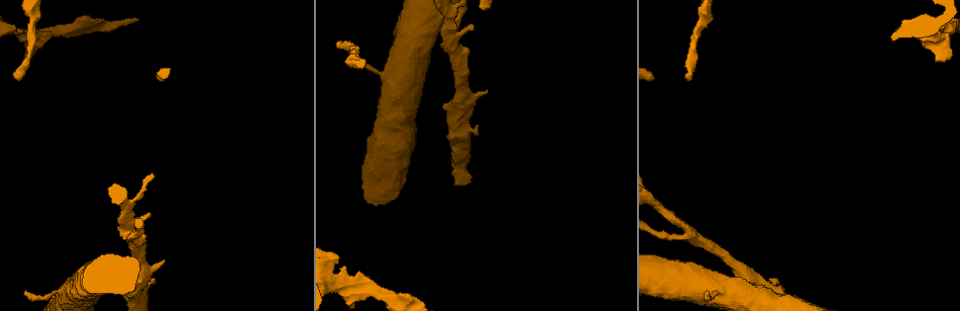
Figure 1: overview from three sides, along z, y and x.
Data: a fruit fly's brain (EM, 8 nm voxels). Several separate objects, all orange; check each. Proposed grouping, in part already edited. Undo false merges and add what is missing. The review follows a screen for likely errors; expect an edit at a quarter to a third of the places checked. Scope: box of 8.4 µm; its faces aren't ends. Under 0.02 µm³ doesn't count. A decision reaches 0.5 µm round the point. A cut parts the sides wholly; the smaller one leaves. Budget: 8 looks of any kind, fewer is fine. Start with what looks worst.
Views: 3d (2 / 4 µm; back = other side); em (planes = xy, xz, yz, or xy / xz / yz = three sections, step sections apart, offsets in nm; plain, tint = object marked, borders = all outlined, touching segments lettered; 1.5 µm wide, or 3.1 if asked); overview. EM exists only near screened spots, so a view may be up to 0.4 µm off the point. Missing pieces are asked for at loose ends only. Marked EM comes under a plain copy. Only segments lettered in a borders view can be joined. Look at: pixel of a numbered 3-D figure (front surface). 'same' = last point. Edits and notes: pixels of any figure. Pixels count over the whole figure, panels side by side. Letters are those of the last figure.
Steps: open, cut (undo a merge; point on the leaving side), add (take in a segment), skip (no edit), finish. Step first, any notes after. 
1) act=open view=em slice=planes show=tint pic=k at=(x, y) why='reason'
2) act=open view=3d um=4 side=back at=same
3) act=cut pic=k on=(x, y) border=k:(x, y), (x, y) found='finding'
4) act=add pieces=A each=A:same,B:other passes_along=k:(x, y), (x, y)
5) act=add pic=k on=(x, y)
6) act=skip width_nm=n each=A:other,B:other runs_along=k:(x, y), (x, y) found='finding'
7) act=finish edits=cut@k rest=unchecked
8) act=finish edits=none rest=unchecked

act=open view=3d um=4 pic=1 at=(688, 77) why='long arm stops here'

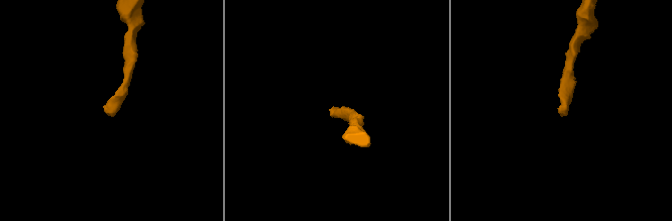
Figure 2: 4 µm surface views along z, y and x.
act=open view=em slice=yz step=8 show=borders pic=2 at=(560, 112) why='now the EM'

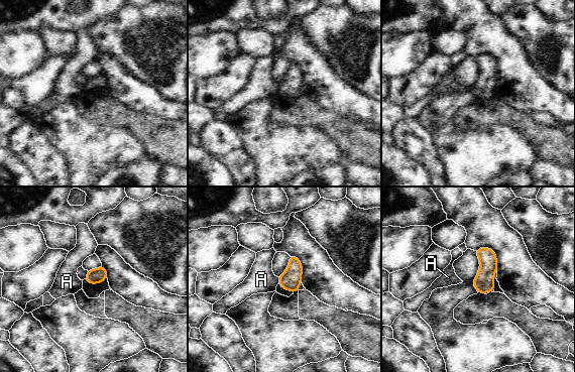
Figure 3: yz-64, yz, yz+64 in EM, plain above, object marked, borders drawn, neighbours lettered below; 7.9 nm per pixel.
act=open view=em slice=planes show=borders at=same

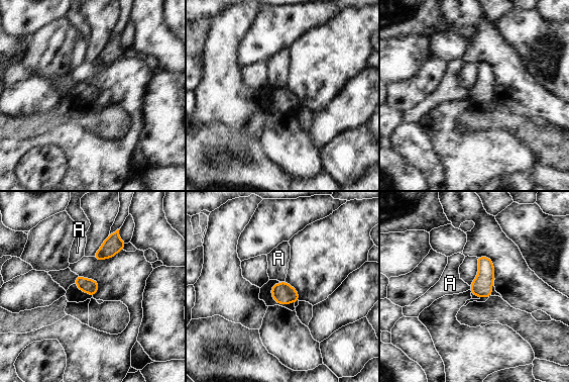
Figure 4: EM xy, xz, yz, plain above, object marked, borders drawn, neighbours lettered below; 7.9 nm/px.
act=skip each=A:other border=4:(280, 281), (285, 282) found='none of them fits'

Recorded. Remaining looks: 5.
act=open view=3d um=4 pic=1 at=(688, 232) why='a fork'

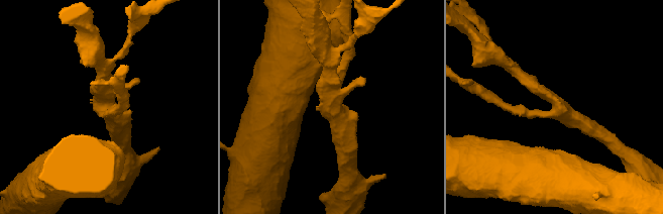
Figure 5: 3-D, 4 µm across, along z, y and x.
act=open view=em slice=planes show=tint pic=5 at=(557, 106)

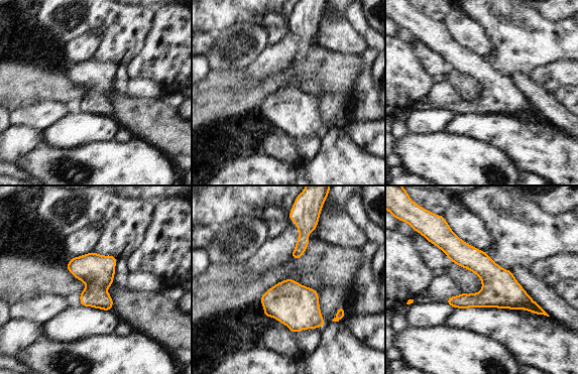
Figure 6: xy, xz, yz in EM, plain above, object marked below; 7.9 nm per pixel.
act=open view=em slice=planes show=borders at=same

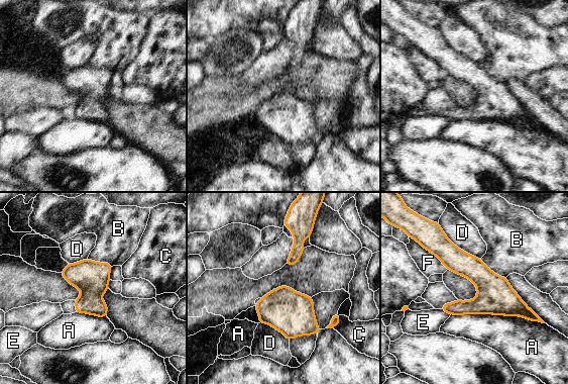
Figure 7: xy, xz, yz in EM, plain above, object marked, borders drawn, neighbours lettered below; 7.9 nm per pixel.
act=skip each=A:other,B:other,C:other,D:other,E:other,F:other border=7:(479, 259), (496, 274), (505, 278) found='one neuron here'

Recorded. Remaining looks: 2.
act=open view=em slice=planes show=borders pic=1 at=(25, 294) why='an open end'

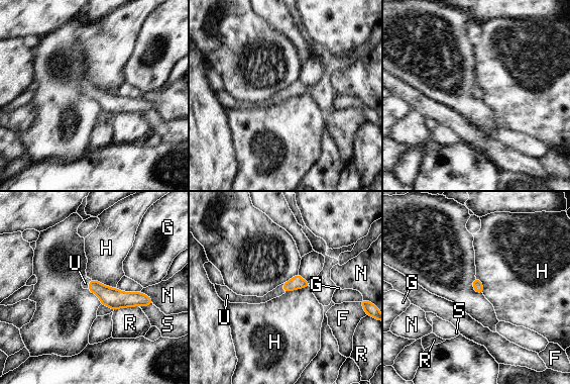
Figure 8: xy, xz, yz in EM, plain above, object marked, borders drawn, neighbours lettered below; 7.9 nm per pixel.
act=add pieces=U width_nm=80 each=F:other,G:other,H:other,N:other,R:other,S:other,U:same found='the neuron continues'

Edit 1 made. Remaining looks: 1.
act=finish edits=add@8 rest=unchecked

